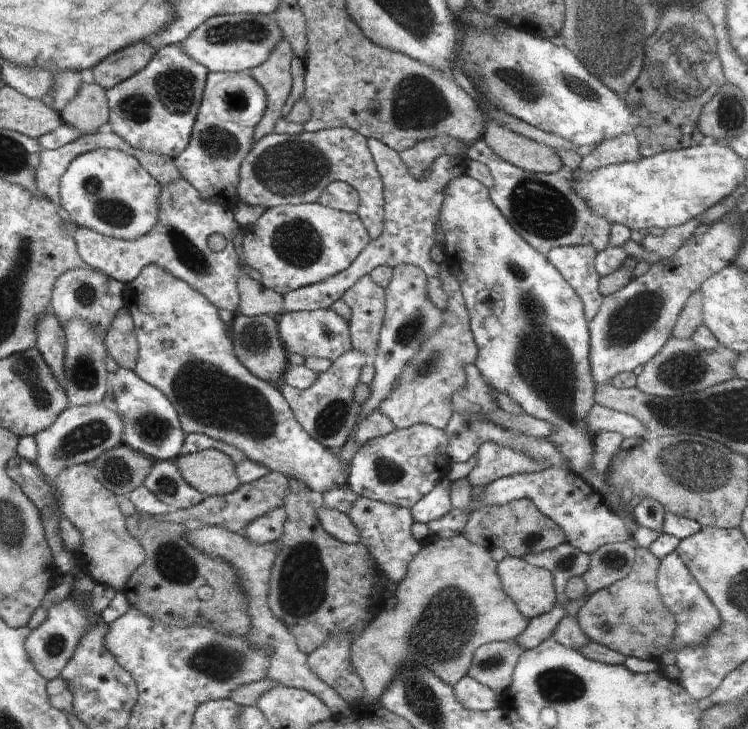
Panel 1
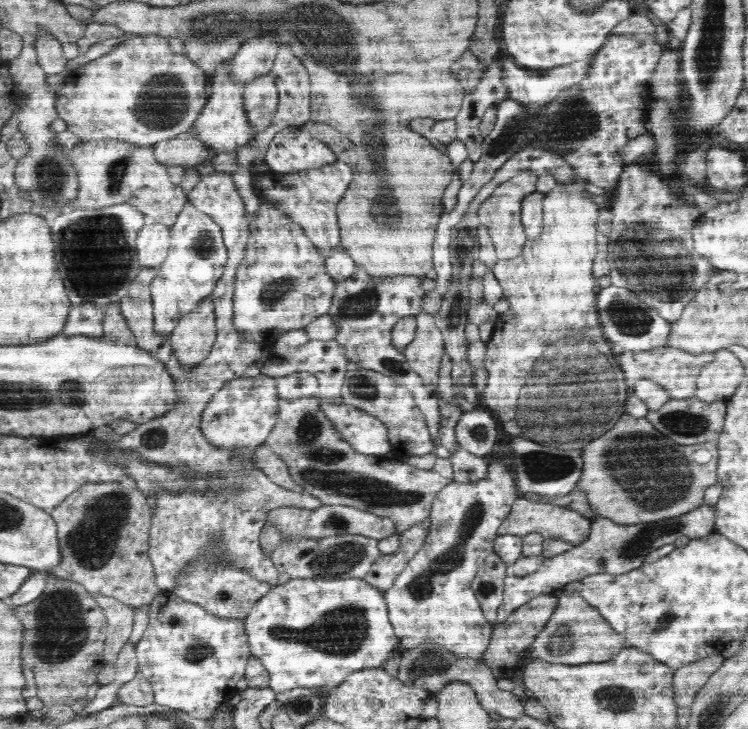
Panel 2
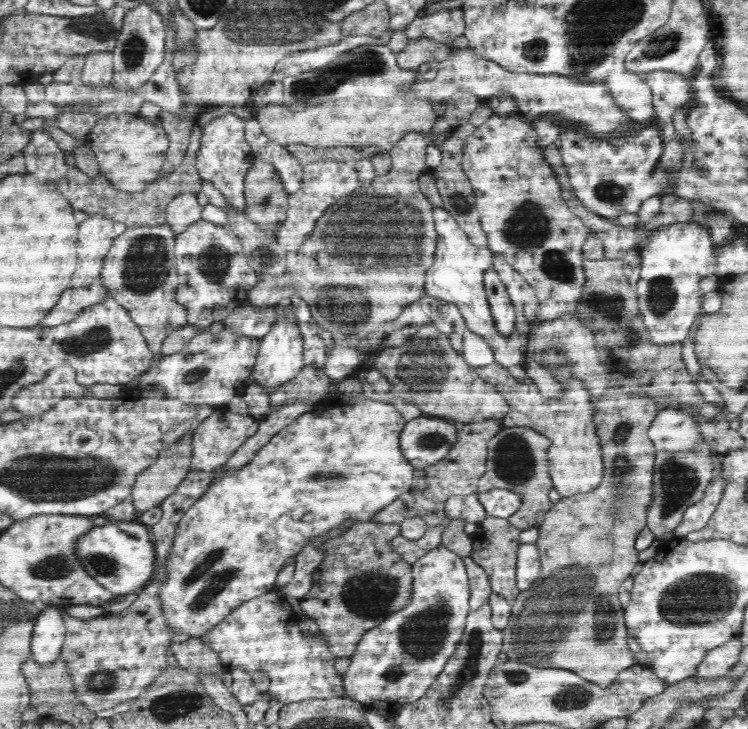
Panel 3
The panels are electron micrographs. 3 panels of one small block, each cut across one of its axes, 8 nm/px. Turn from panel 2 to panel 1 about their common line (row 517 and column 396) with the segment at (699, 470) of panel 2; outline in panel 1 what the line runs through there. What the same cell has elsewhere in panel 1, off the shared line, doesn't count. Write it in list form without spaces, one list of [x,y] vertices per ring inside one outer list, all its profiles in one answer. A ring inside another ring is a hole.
[[[462,533],[458,534],[458,536],[454,536],[454,538],[432,537],[426,542],[421,543],[420,552],[418,552],[418,554],[416,554],[416,556],[414,556],[414,558],[408,563],[406,576],[402,578],[402,582],[400,582],[395,590],[394,595],[396,596],[396,604],[394,604],[394,608],[392,608],[392,610],[386,610],[385,608],[382,609],[372,622],[366,624],[366,628],[362,630],[362,634],[360,634],[356,640],[353,640],[350,646],[350,662],[352,662],[352,670],[354,670],[354,674],[360,676],[360,680],[362,680],[362,684],[364,685],[364,692],[366,694],[363,700],[364,703],[374,705],[380,700],[380,696],[384,694],[384,690],[386,689],[386,684],[392,682],[392,678],[400,672],[400,668],[404,666],[404,662],[418,664],[418,666],[426,666],[426,668],[428,668],[432,674],[436,674],[444,684],[453,687],[461,678],[467,676],[474,652],[476,652],[476,649],[479,646],[496,641],[513,640],[516,636],[520,636],[520,634],[526,630],[531,618],[526,618],[520,610],[516,608],[516,602],[506,594],[506,590],[504,590],[502,584],[500,584],[500,578],[498,578],[496,567],[497,562],[492,558],[491,551],[488,550],[487,547],[470,542],[467,538],[462,536]]]

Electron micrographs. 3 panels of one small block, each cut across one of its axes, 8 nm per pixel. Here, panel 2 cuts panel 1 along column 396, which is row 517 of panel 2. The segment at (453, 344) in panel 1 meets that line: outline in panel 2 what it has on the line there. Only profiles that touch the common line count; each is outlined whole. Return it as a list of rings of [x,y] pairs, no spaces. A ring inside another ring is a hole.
[[[318,396],[296,400],[279,399],[278,422],[265,440],[272,452],[286,463],[291,478],[303,488],[303,492],[315,496],[324,505],[348,506],[363,510],[378,518],[393,520],[398,534],[407,532],[416,524],[422,524],[426,518],[429,518],[431,504],[436,494],[454,480],[442,477],[435,469],[418,469],[405,462],[389,460],[385,455],[359,454],[345,440],[342,440],[341,434],[326,418],[319,404]]]

